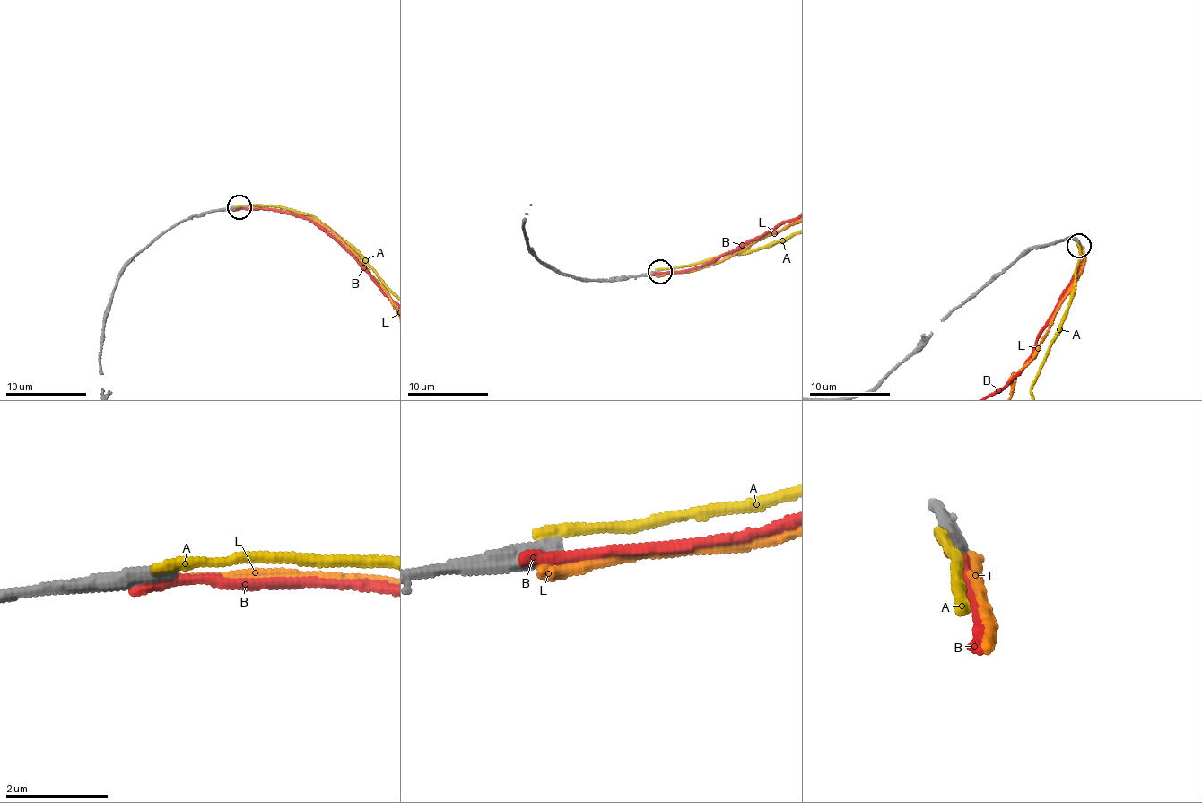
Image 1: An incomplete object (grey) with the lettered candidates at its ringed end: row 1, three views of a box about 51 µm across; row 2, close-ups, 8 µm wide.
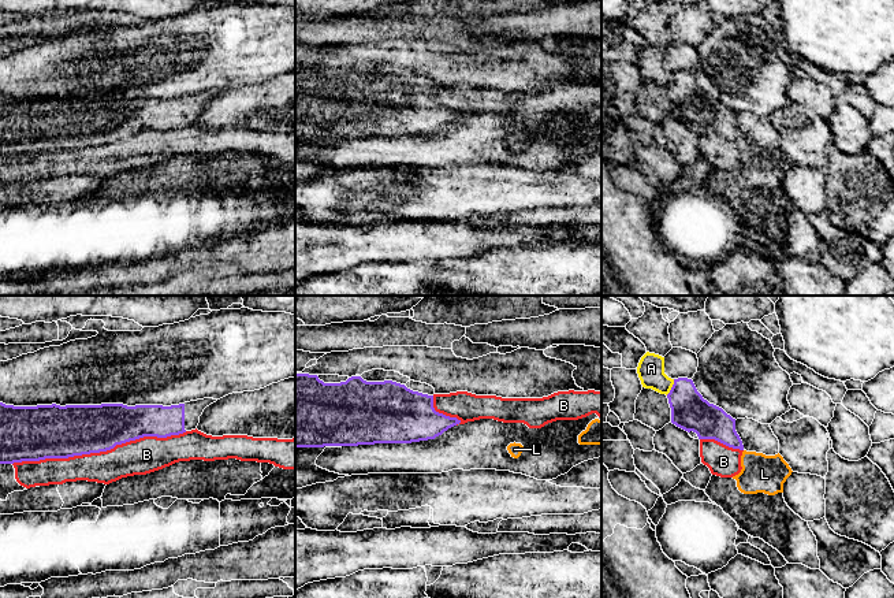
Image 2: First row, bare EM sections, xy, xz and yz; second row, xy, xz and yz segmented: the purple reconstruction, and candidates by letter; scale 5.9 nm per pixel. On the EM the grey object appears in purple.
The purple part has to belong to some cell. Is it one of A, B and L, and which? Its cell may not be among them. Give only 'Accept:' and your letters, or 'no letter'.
Accept: no letter

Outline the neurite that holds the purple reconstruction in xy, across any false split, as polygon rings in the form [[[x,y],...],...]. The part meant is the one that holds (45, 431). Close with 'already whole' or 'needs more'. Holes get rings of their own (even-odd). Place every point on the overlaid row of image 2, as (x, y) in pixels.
[[[213,398],[179,405],[37,405],[0,402],[0,464],[100,453],[144,437],[195,430]]]; needs more

